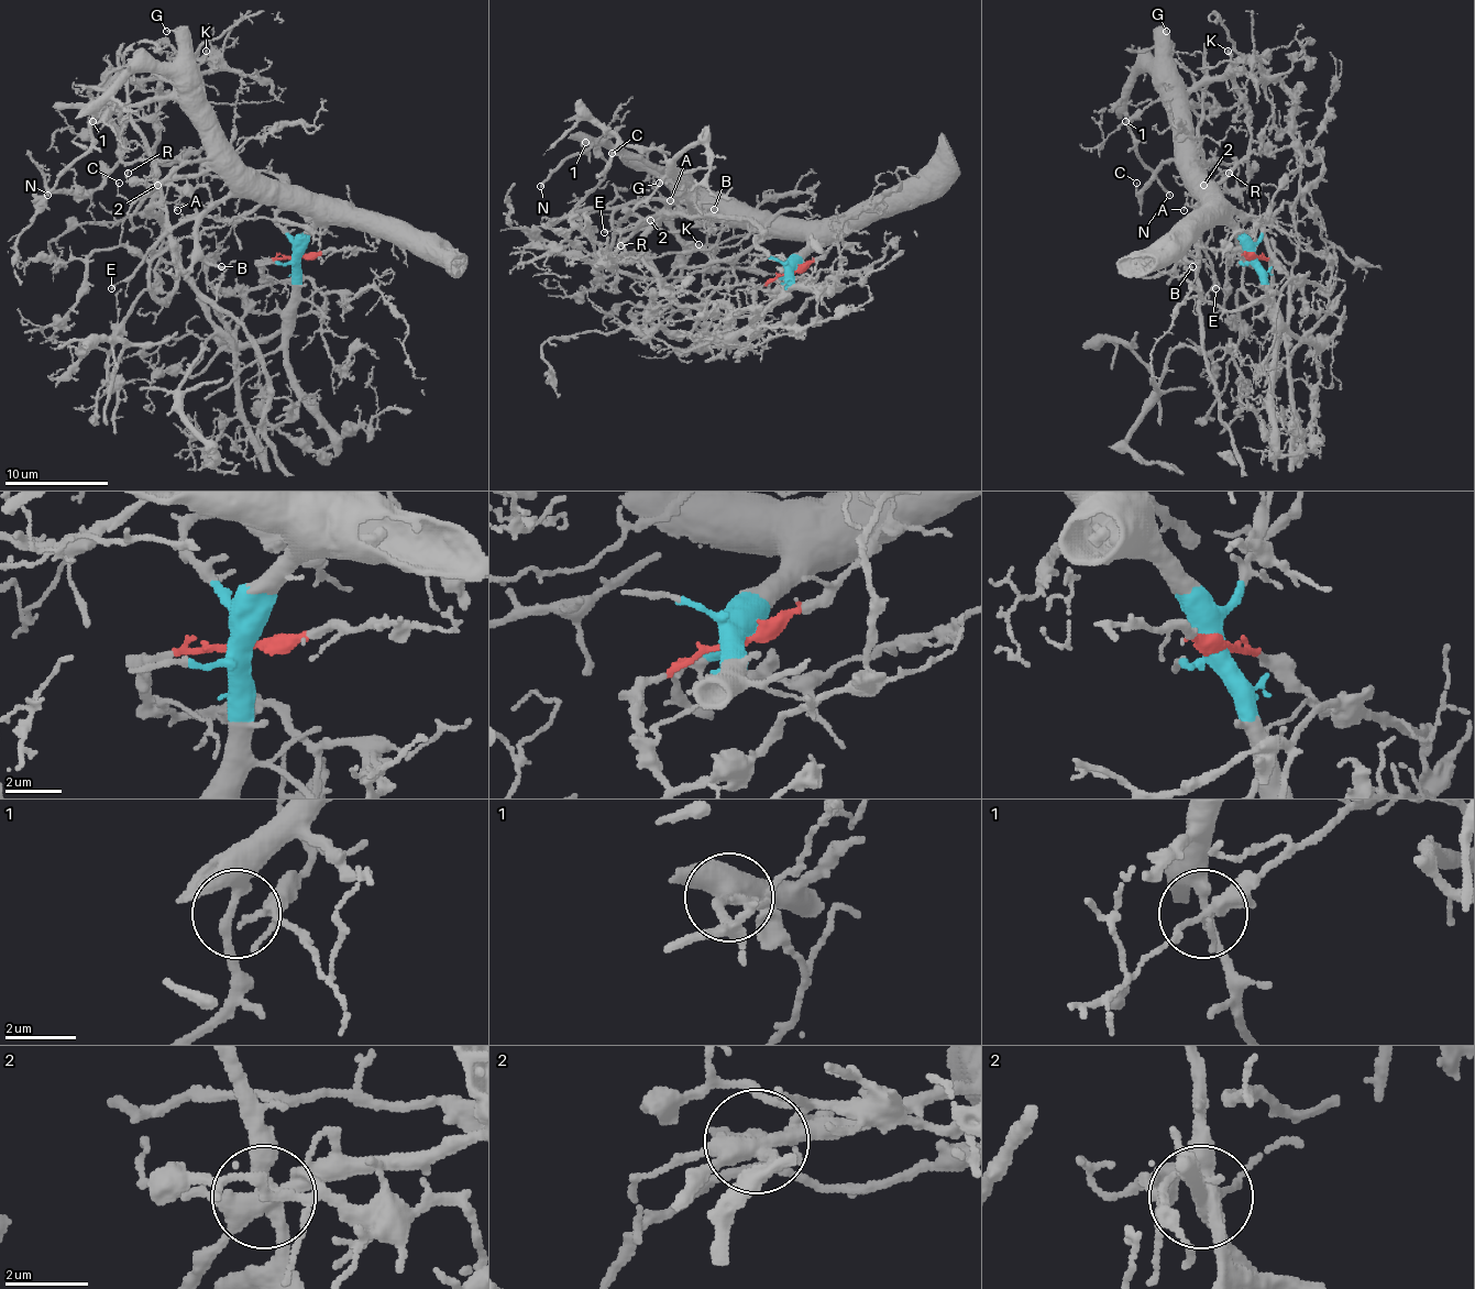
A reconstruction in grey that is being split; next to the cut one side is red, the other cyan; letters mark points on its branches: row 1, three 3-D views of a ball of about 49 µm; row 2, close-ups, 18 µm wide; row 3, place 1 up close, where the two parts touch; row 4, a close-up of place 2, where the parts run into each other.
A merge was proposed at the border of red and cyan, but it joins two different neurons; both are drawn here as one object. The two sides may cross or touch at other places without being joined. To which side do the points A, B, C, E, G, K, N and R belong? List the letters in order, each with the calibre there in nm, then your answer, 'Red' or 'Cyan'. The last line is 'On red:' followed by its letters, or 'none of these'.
A: Thickness 110 nm. Cyan
B: Thickness 280 nm. Cyan
C: Thickness 90 nm. Cyan
E: Thickness 140 nm. Cyan
G: Thickness 120 nm. Cyan
K: Thickness 240 nm. Cyan
N: Thickness 200 nm. Cyan
R: Thickness 140 nm. Cyan
On red: none of these

